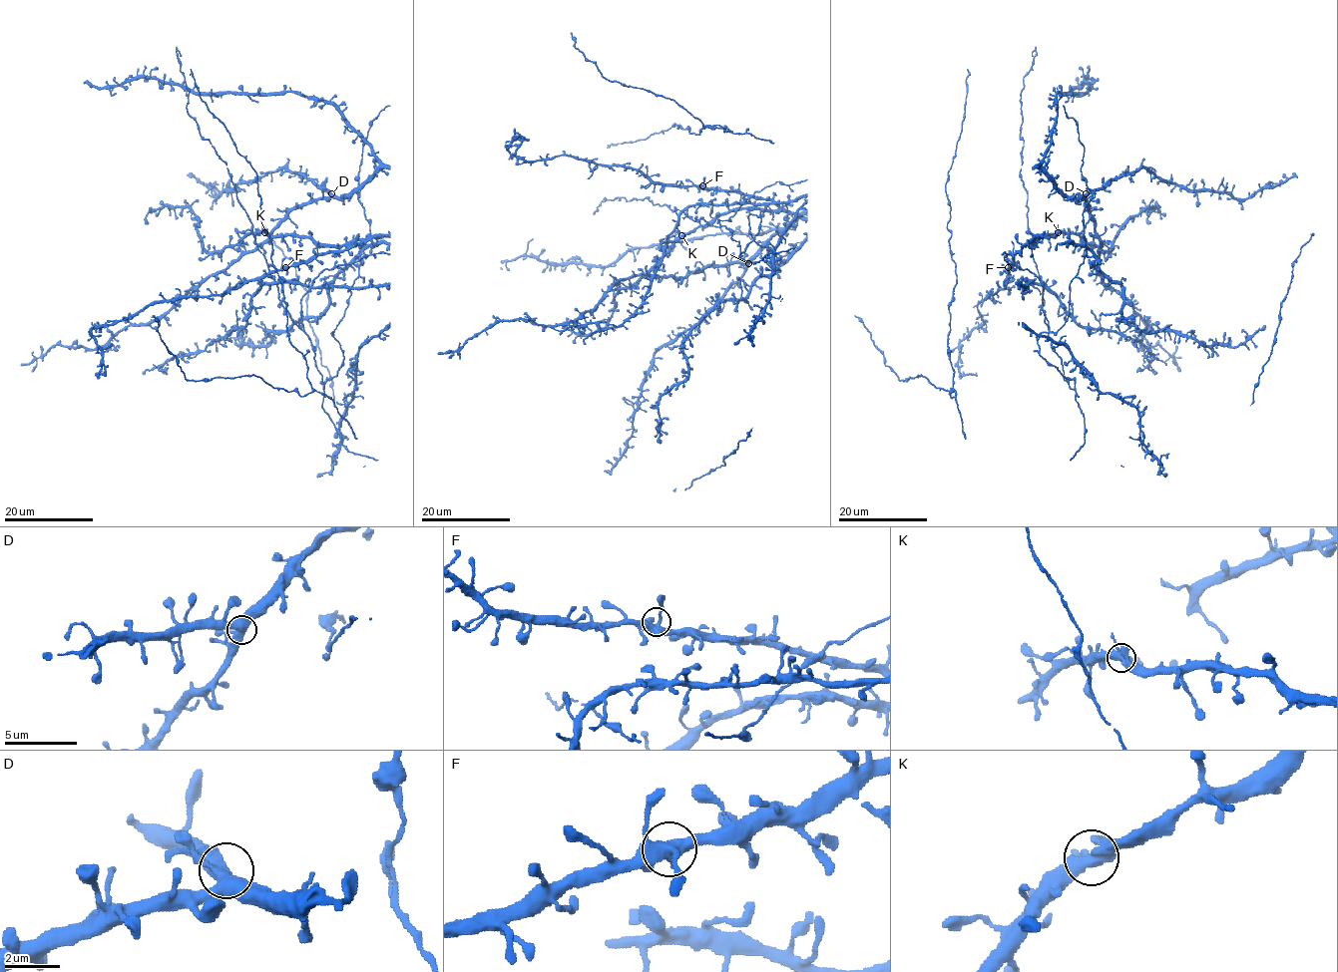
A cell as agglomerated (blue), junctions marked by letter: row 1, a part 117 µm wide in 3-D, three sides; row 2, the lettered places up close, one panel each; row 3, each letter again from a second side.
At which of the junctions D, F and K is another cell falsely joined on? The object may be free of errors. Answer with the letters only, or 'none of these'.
none of these

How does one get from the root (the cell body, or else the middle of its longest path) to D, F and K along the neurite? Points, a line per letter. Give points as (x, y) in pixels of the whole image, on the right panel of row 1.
D: (1042, 285), (1018, 260), (1021, 248), (1037, 237), (1078, 233), (1099, 254), (1100, 235), (1086, 202), (1086, 193)
F: (1042, 285), (1037, 276), (1019, 265), (1019, 253), (1008, 267)
K: (1042, 285), (1037, 276), (1019, 265), (1021, 248), (1037, 237), (1059, 232)

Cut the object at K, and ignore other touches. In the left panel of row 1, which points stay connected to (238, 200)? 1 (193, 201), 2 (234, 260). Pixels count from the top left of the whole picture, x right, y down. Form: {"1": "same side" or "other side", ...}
{"1": "other side", "2": "same side"}

